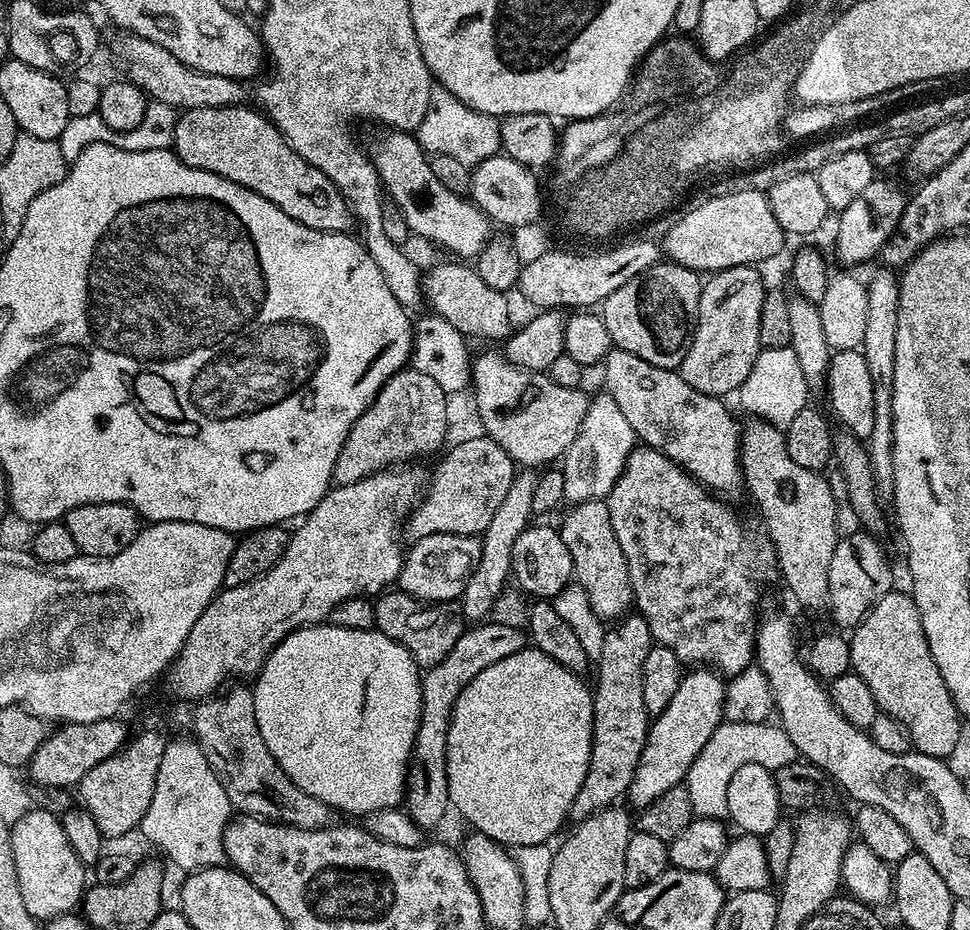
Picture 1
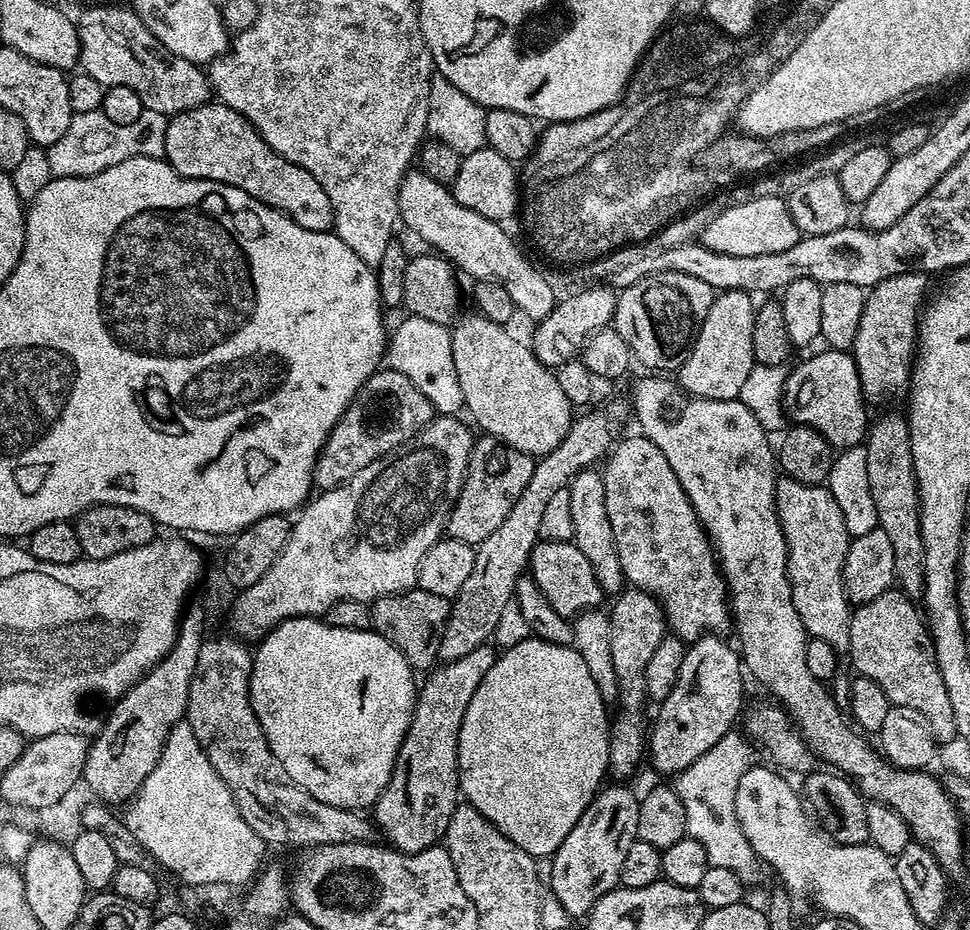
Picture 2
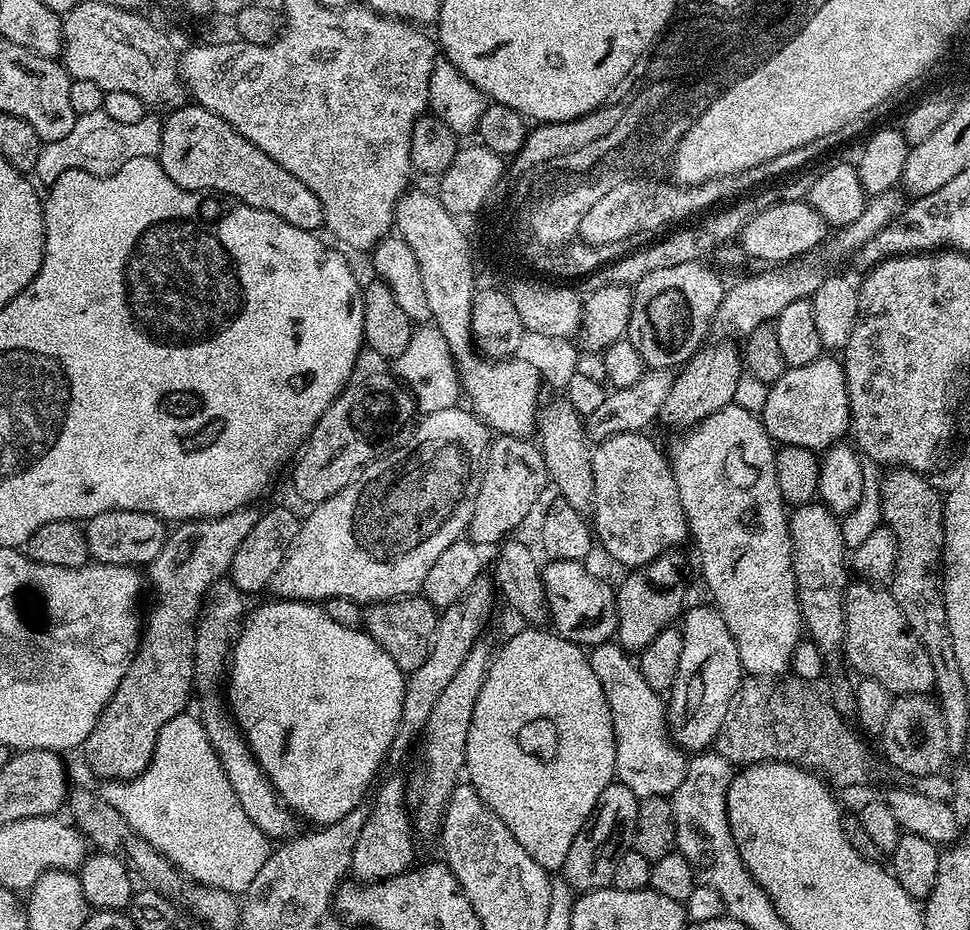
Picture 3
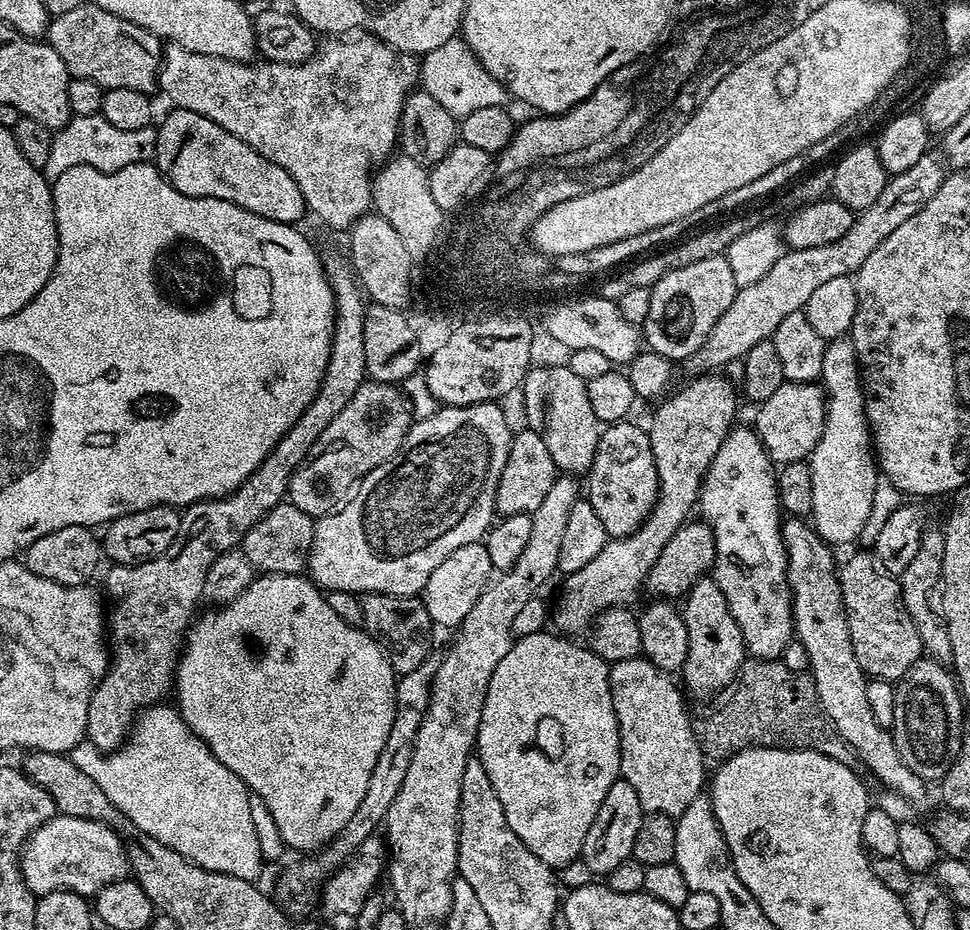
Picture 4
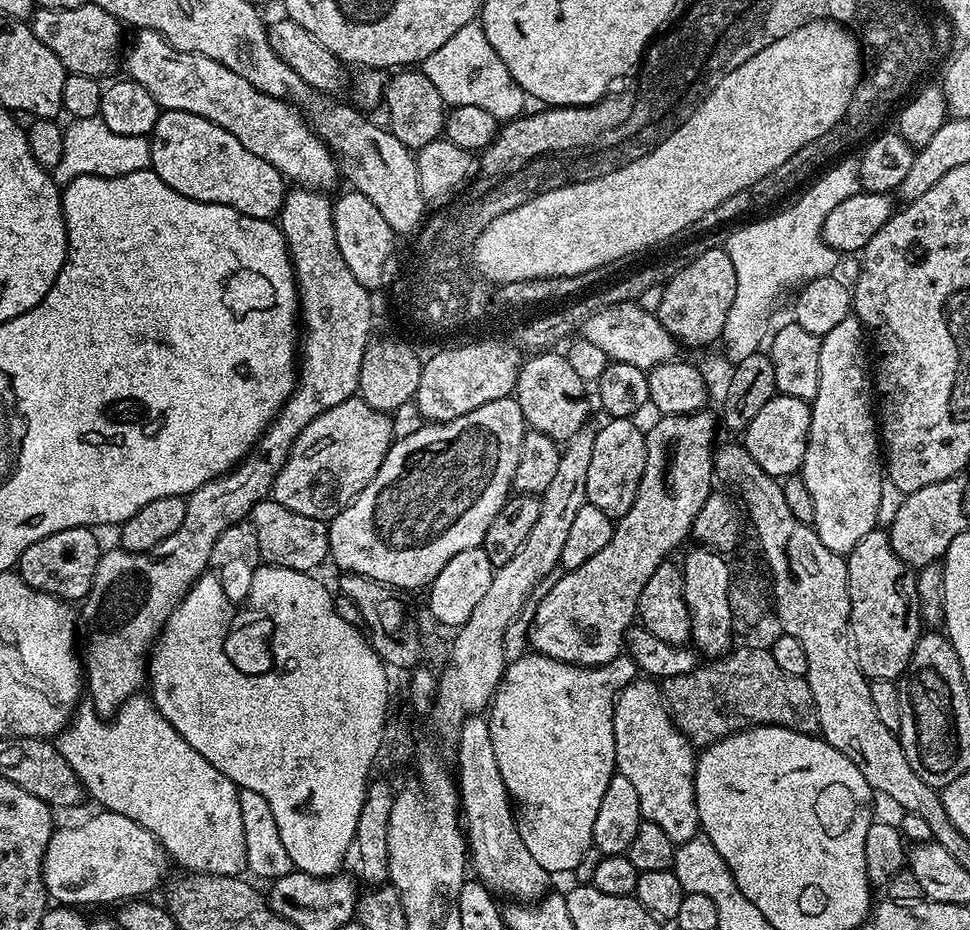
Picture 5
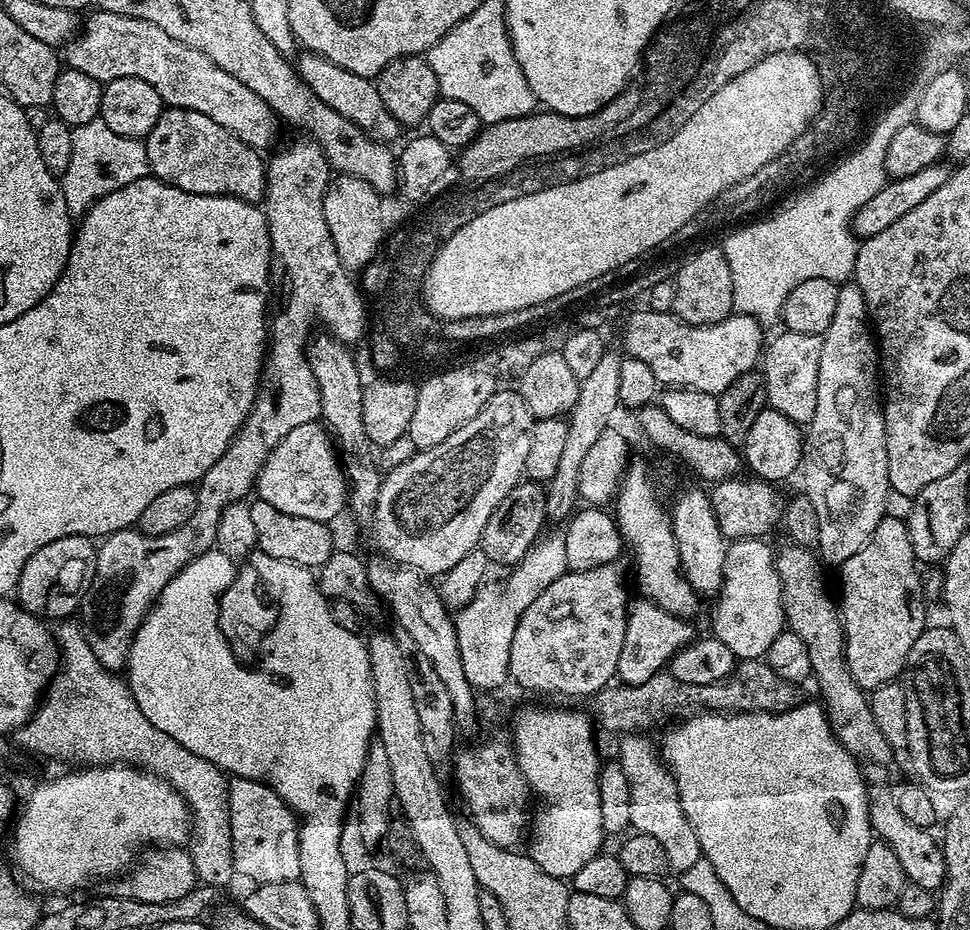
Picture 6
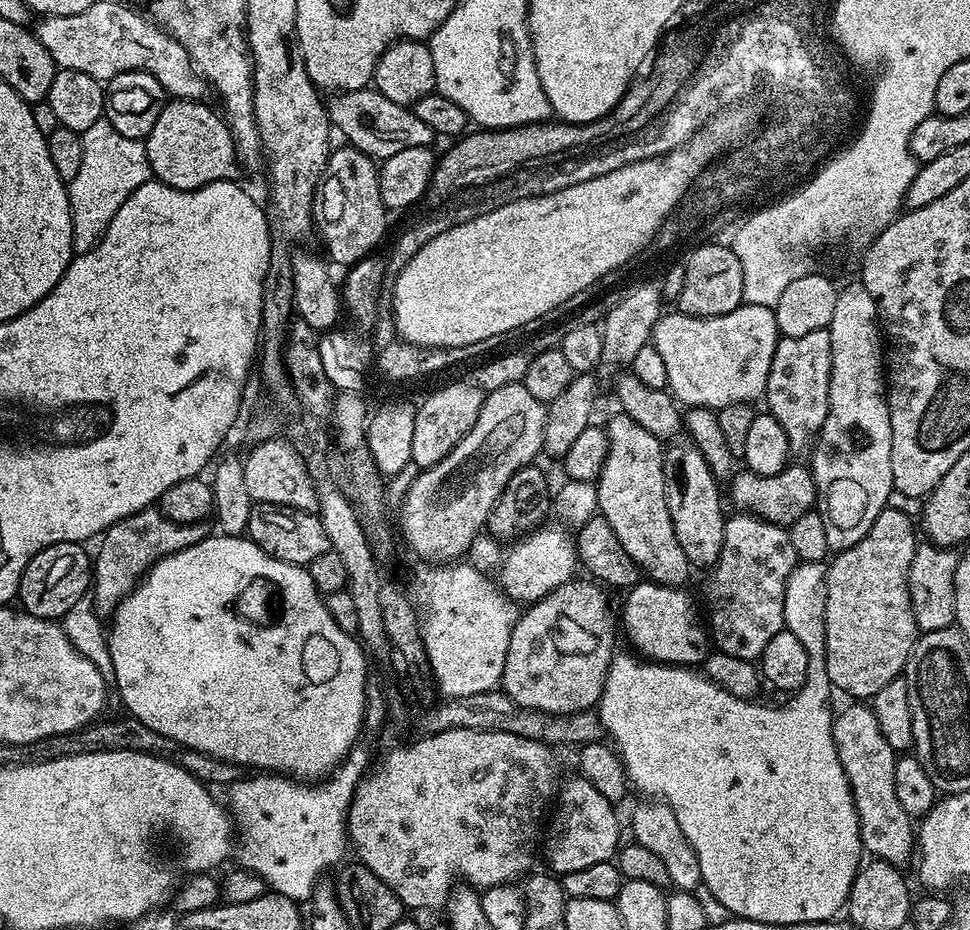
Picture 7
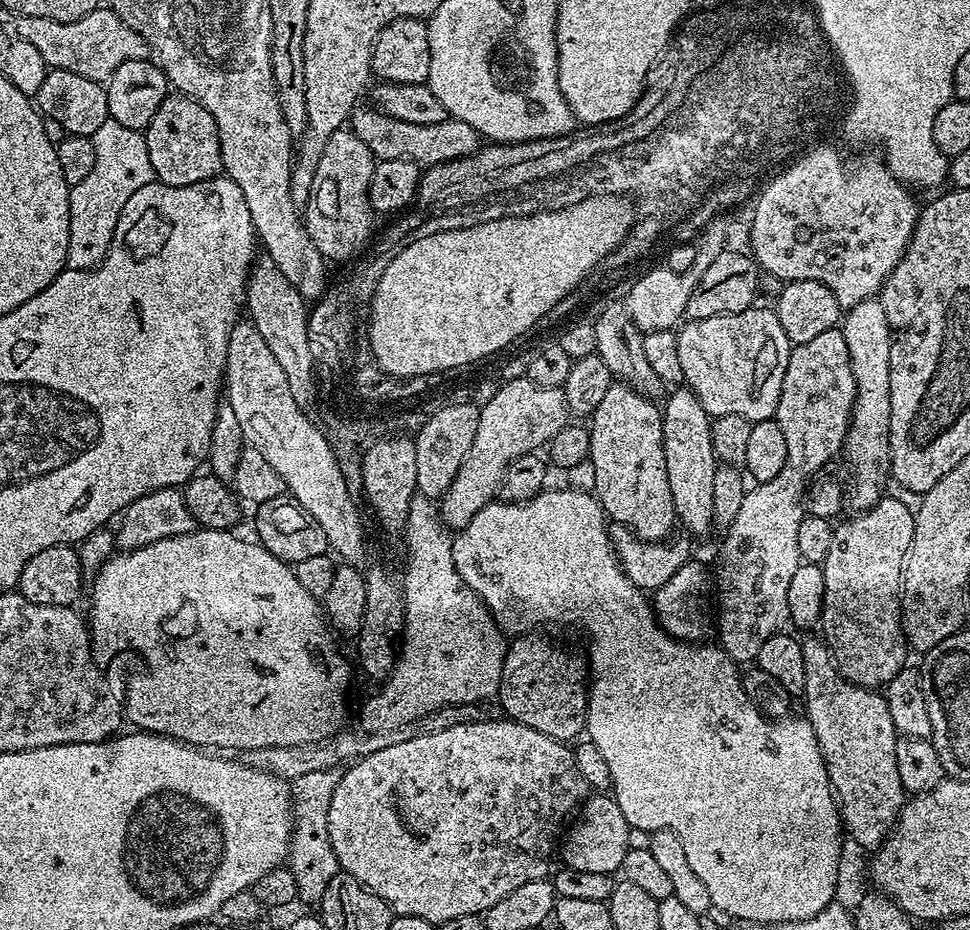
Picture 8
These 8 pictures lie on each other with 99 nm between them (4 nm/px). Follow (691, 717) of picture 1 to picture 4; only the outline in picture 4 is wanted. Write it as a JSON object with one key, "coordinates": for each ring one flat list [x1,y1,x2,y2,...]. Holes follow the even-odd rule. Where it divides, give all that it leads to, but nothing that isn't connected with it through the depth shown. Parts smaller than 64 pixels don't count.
{"coordinates":[[701,578,688,591,688,595,682,600,682,611,686,622,686,634,690,634,690,650,686,654,686,662,682,669,685,684,683,687,689,697,715,697,716,693,736,679,741,664,745,663,746,649,742,630,738,630,738,622,734,622,730,606,726,606,726,594,718,590,716,581,711,578]]}

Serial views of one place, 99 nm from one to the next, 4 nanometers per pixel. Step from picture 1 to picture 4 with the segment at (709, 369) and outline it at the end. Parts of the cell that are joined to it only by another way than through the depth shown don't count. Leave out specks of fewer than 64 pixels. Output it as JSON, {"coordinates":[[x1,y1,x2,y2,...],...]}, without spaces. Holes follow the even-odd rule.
{"coordinates":[[709,374,689,379,685,388,678,389,676,393,673,391,657,403,661,404,657,406,652,425,647,425,646,431,654,454,654,466,658,470,660,496,638,531,609,539,598,558,582,566,582,570,563,577,564,589,552,616,557,633,569,638,579,637,579,632,587,633,596,617,607,608,631,605,636,591,645,587,650,566,658,562,658,554,662,554,666,542,670,542,670,538,674,538,674,534,678,534,681,526,693,515,691,512,697,507,700,487,704,484,710,462,714,454,718,454,718,446,722,446,737,423,737,389,735,392,731,382,720,376,723,375]]}

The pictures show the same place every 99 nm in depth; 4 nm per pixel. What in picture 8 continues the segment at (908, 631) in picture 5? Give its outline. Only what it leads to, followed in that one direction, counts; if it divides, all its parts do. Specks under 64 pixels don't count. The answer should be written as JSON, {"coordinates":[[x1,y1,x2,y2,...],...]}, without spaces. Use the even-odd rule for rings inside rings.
{"coordinates":[[884,494,872,508,861,511,859,514,853,515,853,520,841,519,834,527,834,539,830,542,830,550,826,554,823,562,824,577,826,578,826,594,824,595,824,605,822,606,822,614,820,615,819,627,824,628,822,631,822,639,828,645,828,649,832,652,832,659,836,662,836,667,840,669,840,673,850,682,854,682,863,688,873,690,883,689,894,678,894,674,898,674,906,666,904,660,904,652,906,653,906,641,904,631,900,629,900,589,904,579,904,559,906,558,906,550,910,550,910,538,914,538,914,518,915,512,906,510,903,502,898,502,898,498]]}

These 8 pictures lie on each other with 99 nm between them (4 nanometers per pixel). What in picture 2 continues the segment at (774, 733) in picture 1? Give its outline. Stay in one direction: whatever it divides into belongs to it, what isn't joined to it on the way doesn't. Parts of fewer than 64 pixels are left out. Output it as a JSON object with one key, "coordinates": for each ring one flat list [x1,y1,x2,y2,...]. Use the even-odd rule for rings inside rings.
{"coordinates":[[733,730,714,742,714,746,710,746,698,762,690,762,690,766,686,766,686,770,674,780,676,793,678,798,682,798,682,810,686,814,687,835,694,837,706,850,711,867,734,870,736,877,745,882,759,878,762,861,754,854,750,842,746,842,746,834,742,834,734,798,742,774,757,763,755,755,757,753,748,737]]}

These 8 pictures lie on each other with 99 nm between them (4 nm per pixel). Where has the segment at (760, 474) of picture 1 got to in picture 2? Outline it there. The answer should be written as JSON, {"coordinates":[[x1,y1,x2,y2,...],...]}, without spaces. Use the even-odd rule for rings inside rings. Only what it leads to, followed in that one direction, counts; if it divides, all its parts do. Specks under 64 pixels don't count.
{"coordinates":[[781,475,776,482,776,514,780,523,785,546,788,548,788,581,791,584,791,601,794,610,802,621,804,631,811,639,826,642,836,651,845,651,849,642,849,622,851,620,850,601,844,592,841,577,843,562,849,546,850,537,846,522,842,522,842,510,834,502,834,494,827,487,818,484,803,484]]}

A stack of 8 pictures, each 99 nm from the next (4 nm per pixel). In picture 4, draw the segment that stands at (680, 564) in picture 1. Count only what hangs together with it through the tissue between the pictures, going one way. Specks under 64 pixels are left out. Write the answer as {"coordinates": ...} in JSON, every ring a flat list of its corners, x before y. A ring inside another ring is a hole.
{"coordinates":[[628,423,610,424,601,431,594,462,586,473,586,498,590,506,594,506,594,514,598,514,609,538,638,531,660,496,658,470,654,466,648,433,643,427]]}

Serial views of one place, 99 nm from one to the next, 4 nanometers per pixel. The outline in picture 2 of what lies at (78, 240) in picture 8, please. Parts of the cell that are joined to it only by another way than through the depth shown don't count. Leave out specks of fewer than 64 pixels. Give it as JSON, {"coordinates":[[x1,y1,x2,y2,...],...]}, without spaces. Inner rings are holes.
{"coordinates":[[145,108,144,113,135,122,127,126,118,126,118,122,110,122,104,112,73,115,66,134,58,138,58,142,47,145,48,161,53,177,74,178,75,176,93,176,110,166,118,166,118,162,126,162,126,158,139,156,163,157,166,150,166,126,169,117]]}

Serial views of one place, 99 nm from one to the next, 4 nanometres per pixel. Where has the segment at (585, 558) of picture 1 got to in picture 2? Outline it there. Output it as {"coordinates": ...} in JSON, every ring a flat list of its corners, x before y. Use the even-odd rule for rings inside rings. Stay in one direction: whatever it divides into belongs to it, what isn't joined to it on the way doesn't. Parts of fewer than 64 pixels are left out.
{"coordinates":[[587,467,577,472,567,484,570,494,570,515,574,522,572,543,586,554,586,562,594,570,594,578,598,578,598,586,605,594,616,594,625,587,622,574,622,562,618,562,618,550,614,546,614,530,610,530,610,517,606,515,606,486,604,477,595,467]]}

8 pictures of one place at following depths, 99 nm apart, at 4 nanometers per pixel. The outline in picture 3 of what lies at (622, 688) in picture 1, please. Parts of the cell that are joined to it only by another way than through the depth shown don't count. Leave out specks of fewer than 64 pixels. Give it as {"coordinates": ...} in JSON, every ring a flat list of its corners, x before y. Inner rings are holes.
{"coordinates":[[679,551,663,552,658,558,641,568,633,568,628,577,615,589,618,626,615,639,629,654,639,654,645,646,654,642,662,630,673,627,685,611,684,560]]}

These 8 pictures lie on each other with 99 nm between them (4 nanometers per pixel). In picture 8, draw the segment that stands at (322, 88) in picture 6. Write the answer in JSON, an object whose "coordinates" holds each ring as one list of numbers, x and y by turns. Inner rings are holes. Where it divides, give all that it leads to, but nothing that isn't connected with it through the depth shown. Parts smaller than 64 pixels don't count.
{"coordinates":[[360,106,353,111,350,117,350,130,355,136,362,138,362,142,366,142,366,146,371,150,377,161,406,158,421,166,431,166,468,156,481,147,482,137,480,133,474,130,474,126,466,126,466,122,462,122,461,120,449,118,438,122,434,126,418,126,414,122,402,122,398,118,387,116,384,112,379,112,375,106,367,107,363,108,363,106]]}

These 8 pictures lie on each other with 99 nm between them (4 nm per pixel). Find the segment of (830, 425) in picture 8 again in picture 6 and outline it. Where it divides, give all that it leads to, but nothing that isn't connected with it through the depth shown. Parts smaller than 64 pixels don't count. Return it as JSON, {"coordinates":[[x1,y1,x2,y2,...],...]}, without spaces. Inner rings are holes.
{"coordinates":[[780,330,776,337,767,341,762,352,762,371,766,382,766,394,768,395,767,407,778,410,778,414,786,414,795,424,807,426,814,418,814,410,818,399,818,368,822,353,824,338,814,334,798,334],[764,538,754,540,733,540,726,550,726,562,724,563,724,577,718,595,715,597,716,605,712,608,711,635,723,642,734,654,737,661,758,660,767,657,770,650,770,642,778,638,778,634,786,631,784,618,784,591,782,582,778,578,776,569,777,549,768,545,769,541]]}

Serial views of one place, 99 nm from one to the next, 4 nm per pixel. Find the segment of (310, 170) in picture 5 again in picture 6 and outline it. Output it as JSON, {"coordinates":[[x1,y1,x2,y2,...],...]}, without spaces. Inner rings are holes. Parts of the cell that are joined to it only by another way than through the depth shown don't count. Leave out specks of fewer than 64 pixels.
{"coordinates":[[103,10,93,11,89,20,83,21,76,35,63,45,62,60,90,78,107,82,118,78,142,78,150,82,169,108,198,110,218,122,230,134,257,150,264,147,276,136,278,117,272,108,250,90,242,86,234,74,226,74,222,66,210,62,206,54,170,38,166,30,158,30,154,22,134,18,126,14,114,14]]}

